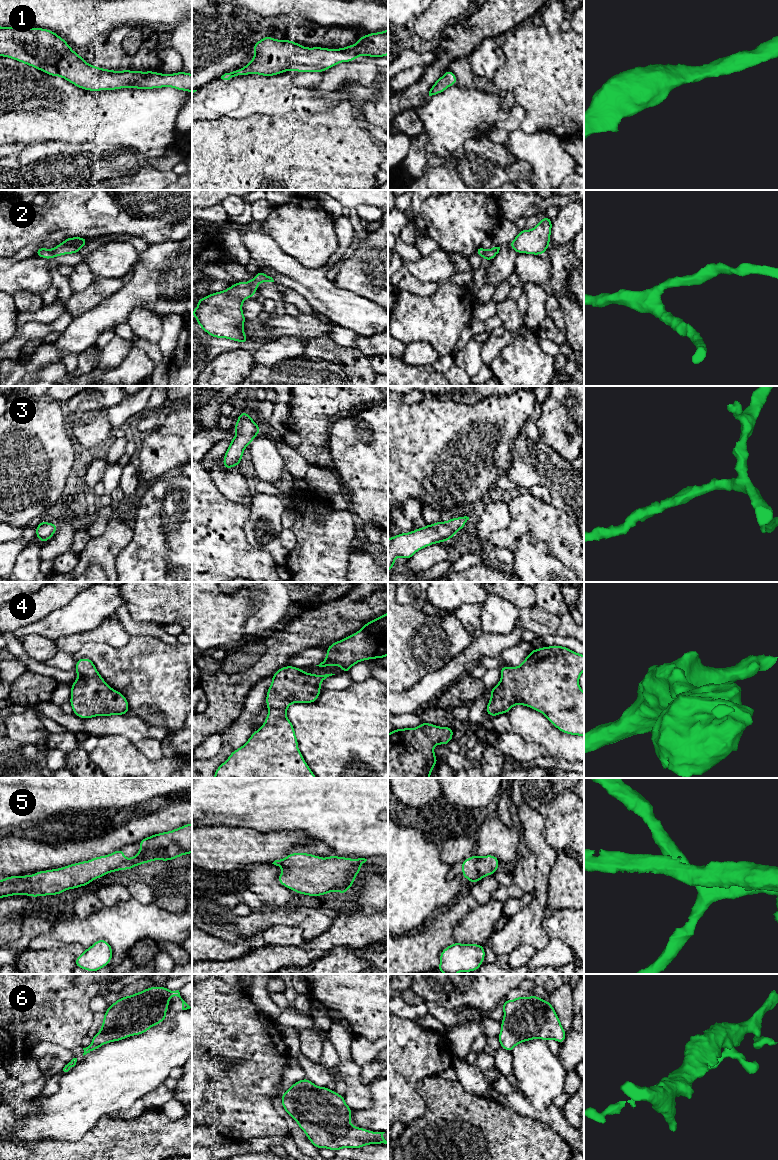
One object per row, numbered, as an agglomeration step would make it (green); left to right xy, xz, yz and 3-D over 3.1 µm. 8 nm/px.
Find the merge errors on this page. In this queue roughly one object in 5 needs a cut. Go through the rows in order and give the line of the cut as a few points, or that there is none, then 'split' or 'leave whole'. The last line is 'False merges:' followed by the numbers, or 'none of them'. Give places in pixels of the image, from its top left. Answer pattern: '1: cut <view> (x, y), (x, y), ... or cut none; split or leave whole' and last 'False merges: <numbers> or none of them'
1: cut none; leave whole
2: cut none; leave whole
3: cut none; leave whole
4: cut none; leave whole
5: cut none; leave whole
6: cut none; leave whole
False merges: none of them

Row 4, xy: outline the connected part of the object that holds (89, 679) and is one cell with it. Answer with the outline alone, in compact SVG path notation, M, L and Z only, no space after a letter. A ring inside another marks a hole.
M77 659L75 670L78 678L71 685L70 704L76 716L89 719L127 714L129 703L124 694L108 686L92 660Z

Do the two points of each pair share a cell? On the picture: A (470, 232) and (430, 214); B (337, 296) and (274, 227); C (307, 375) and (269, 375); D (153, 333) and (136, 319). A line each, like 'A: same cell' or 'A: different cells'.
A: same cell
B: different cells
C: same cell
D: same cell

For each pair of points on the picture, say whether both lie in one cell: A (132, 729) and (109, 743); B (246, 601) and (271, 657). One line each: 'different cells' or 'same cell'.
A: different cells
B: different cells

